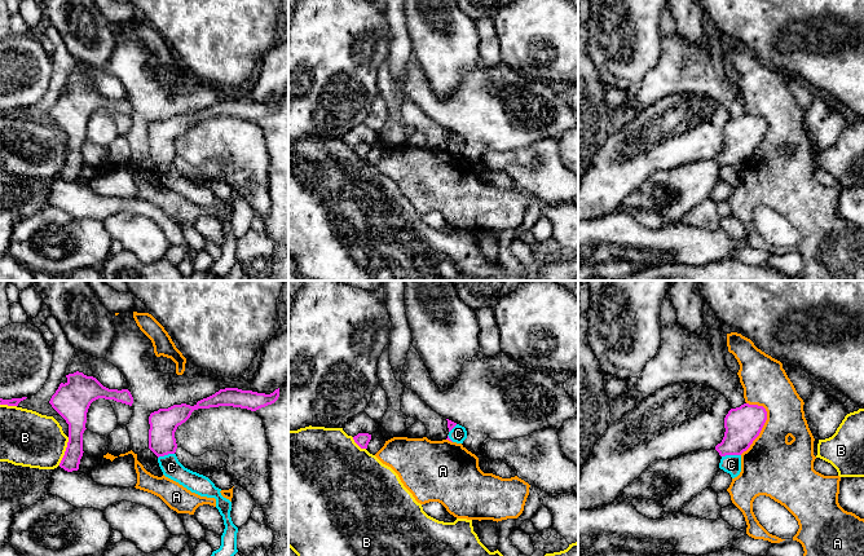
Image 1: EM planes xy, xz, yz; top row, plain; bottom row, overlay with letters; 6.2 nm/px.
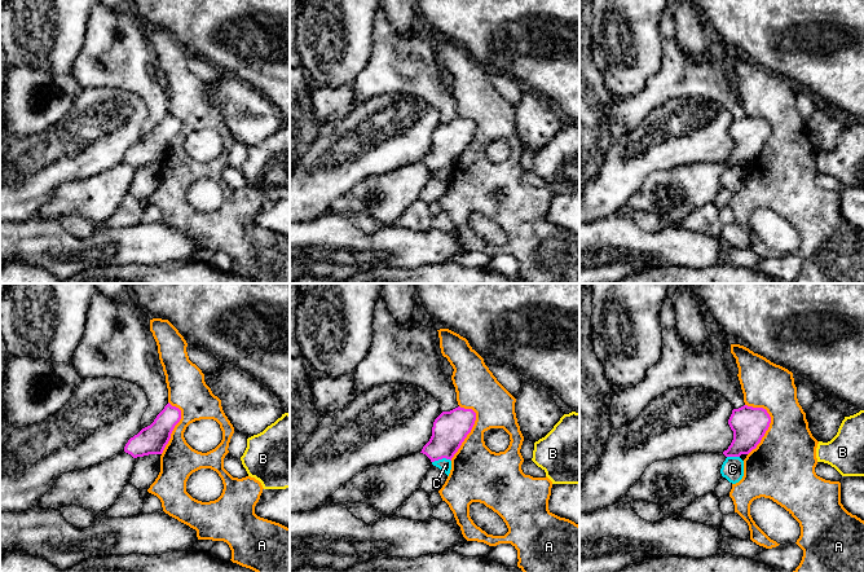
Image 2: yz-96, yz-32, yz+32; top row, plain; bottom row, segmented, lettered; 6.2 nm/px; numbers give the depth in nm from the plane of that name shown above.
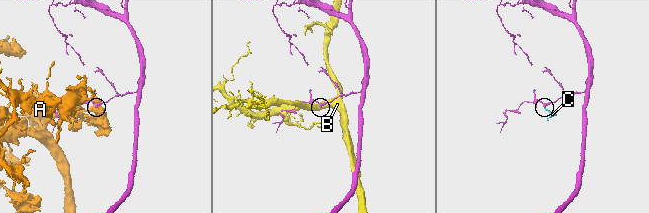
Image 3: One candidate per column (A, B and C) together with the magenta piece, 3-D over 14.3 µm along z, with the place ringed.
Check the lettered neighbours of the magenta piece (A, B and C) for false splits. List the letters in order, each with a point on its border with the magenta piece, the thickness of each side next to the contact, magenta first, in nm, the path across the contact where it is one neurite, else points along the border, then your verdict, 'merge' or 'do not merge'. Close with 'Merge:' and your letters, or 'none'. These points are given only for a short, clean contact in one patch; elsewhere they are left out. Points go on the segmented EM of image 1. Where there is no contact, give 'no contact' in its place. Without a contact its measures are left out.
A: contact yz (761, 429); calibres 220 and 360 nm; do not merge
B: contact xy (65, 451); calibres 150 and 340 nm; do not merge
C: contact yz (731, 454); calibres 220 and 120 nm; border yz (740, 454), (726, 454), (722, 457); do not merge
Merge: none

